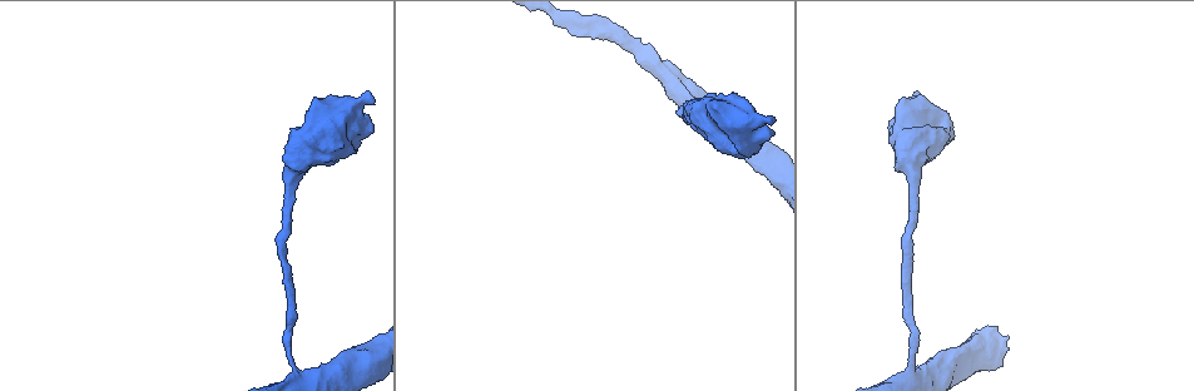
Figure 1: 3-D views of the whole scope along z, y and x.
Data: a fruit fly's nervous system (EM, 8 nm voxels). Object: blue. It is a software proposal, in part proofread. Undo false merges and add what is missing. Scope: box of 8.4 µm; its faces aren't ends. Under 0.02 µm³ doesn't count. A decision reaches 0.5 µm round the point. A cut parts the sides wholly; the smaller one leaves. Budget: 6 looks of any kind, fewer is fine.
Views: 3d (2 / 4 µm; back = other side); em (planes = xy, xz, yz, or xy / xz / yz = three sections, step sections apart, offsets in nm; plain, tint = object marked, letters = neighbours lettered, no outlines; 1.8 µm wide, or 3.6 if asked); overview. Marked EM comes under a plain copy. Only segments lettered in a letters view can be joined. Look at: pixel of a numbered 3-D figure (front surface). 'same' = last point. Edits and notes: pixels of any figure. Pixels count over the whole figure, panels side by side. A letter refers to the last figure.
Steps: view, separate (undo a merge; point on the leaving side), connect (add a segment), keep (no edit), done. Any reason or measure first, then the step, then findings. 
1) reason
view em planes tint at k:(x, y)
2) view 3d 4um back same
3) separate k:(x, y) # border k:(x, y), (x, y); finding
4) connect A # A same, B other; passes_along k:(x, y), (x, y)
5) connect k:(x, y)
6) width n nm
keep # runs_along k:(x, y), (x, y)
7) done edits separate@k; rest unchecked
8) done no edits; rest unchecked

a narrow waist
view em 3.6um planes letters at 1:(287, 355)

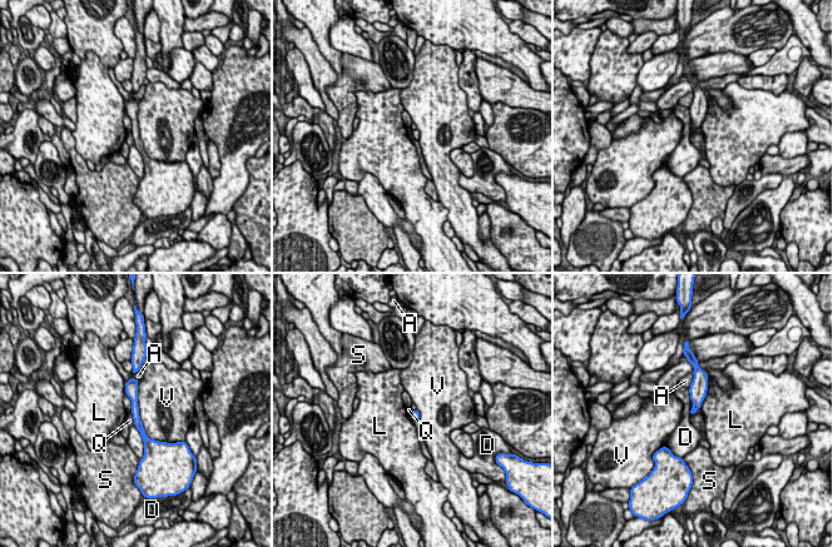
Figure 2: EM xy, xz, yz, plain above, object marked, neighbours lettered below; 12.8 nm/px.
longest_contact V 850 nm
keep # A other, D other, L other, Q other, S other, V other; runs_along 2:(130, 382), (137, 422), (150, 443); one neuron here

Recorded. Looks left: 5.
calibre changes
view 3d 4um at 1:(909, 150)

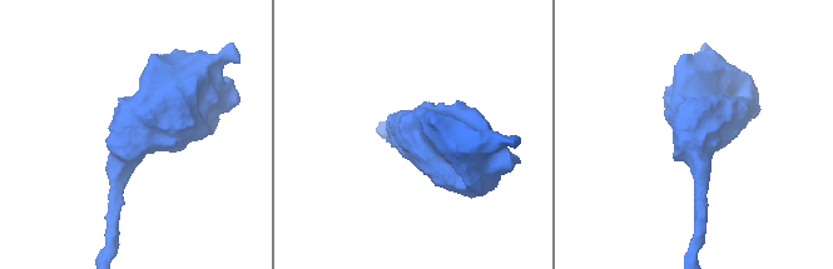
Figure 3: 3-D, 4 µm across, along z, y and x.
need the tissue
view em 3.6um planes tint at 3:(420, 135)

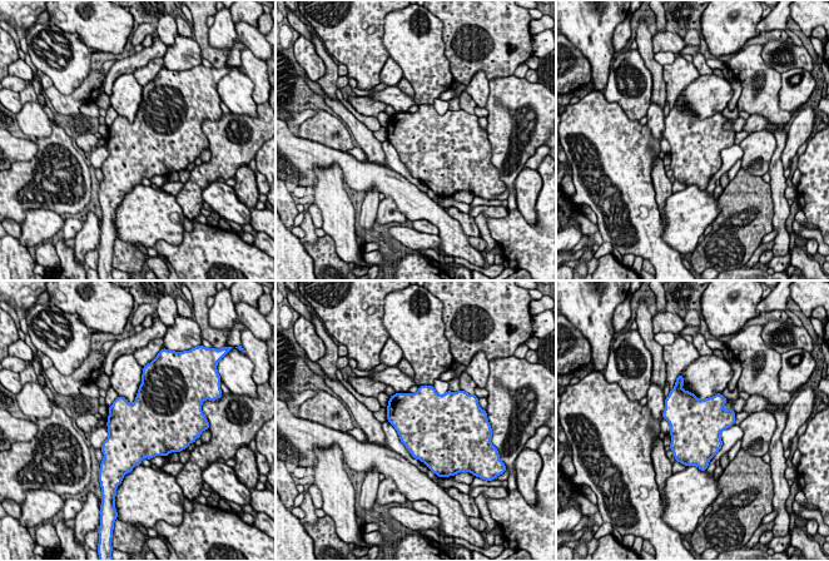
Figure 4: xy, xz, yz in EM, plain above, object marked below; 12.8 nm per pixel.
see the neighbours
view em 3.6um planes letters same

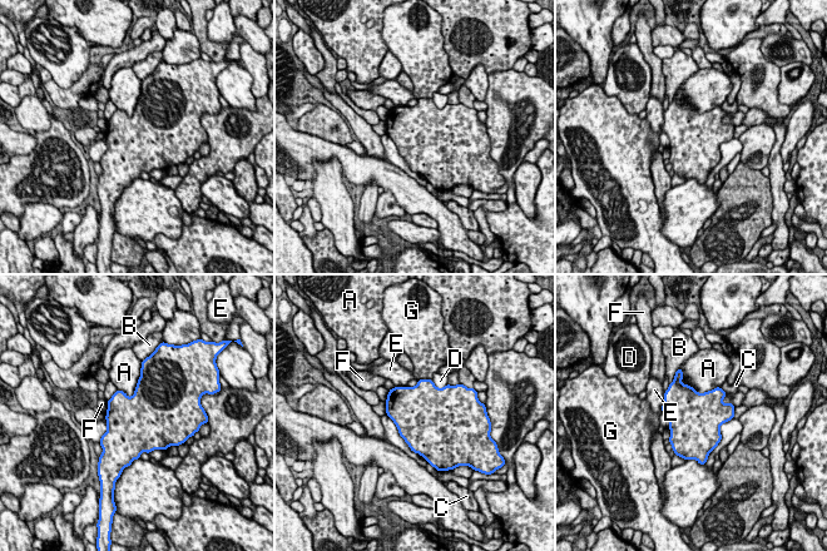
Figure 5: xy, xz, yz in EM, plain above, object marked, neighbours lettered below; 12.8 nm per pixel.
width 650 nm; longest_contact A 550 nm
keep # A other, B other, C other, D other, E other, F other, G other; all the same neuron

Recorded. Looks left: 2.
done no edits; rest unchecked

